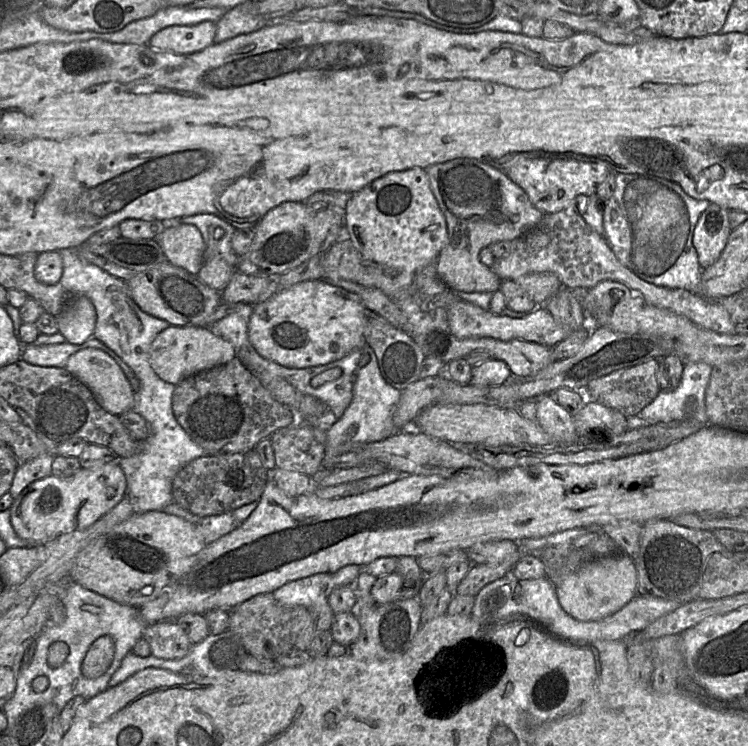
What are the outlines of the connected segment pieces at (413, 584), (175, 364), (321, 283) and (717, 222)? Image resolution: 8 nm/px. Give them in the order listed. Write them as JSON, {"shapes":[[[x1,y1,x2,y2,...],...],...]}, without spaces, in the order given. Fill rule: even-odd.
{"shapes":[[[393,572,376,579,371,589,371,597,380,605,417,597,422,584,420,580,406,579]],[[169,326,153,340,150,351,150,365,164,381,174,385,188,376,225,364,234,359,235,351,230,342,212,332,208,327]],[[306,280,278,290,272,297,253,307,248,323,248,338,262,357,288,368,306,368,341,359,367,342,364,335,367,313,359,294,328,280]],[[713,203,699,218,693,233,693,245,702,269,712,265,724,250,732,231,727,208]]]}

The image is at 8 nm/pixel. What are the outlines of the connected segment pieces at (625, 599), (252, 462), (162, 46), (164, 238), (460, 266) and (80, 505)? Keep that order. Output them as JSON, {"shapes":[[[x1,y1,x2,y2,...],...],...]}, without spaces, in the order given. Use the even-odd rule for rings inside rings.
{"shapes":[[[623,552,589,561,555,585,562,609,574,619,582,622,598,621,614,614,637,595,636,588,635,562]],[[253,450,233,454,204,454,185,464,172,482,173,503,200,518,219,515,261,498,269,479,258,454]],[[211,21,187,26,170,26,153,35,148,45,158,51,192,54,214,43,216,29,216,23]],[[179,223,166,227,154,238,167,260,192,274,197,274,203,263,206,244,200,230,191,224]],[[460,158,426,169,431,190,444,214,448,230,448,244,437,257,437,275,454,291,495,292,501,280,481,262,480,252,496,242,514,240,540,223,544,213,529,200,525,191,515,184,503,171,475,159]],[[118,462,99,467,81,468,67,478,48,476,27,486,10,508,10,522,16,534,31,545,45,545,51,540,76,530,88,528,109,513,127,495,126,476]]]}

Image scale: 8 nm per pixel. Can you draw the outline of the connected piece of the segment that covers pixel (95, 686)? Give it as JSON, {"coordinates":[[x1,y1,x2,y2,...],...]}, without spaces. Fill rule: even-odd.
{"coordinates":[[72,580,64,591,63,605,66,611,65,621,61,625,48,622,37,638,31,658,23,664,19,672,13,695,2,708,7,717,7,728,12,728,21,715,35,707,54,704,62,711,75,696,89,700,105,691,111,677,124,657,132,652,147,626,139,608,120,604],[105,635,110,636,115,643,112,663,102,675,88,679,82,674,83,660,91,645]]}

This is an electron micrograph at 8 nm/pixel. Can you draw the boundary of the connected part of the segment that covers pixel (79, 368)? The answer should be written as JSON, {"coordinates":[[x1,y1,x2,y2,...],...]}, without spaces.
{"coordinates":[[85,348,71,355,65,369,85,384,93,393,97,403,107,412,119,416,133,409,134,392,124,373,109,354,96,348]]}

